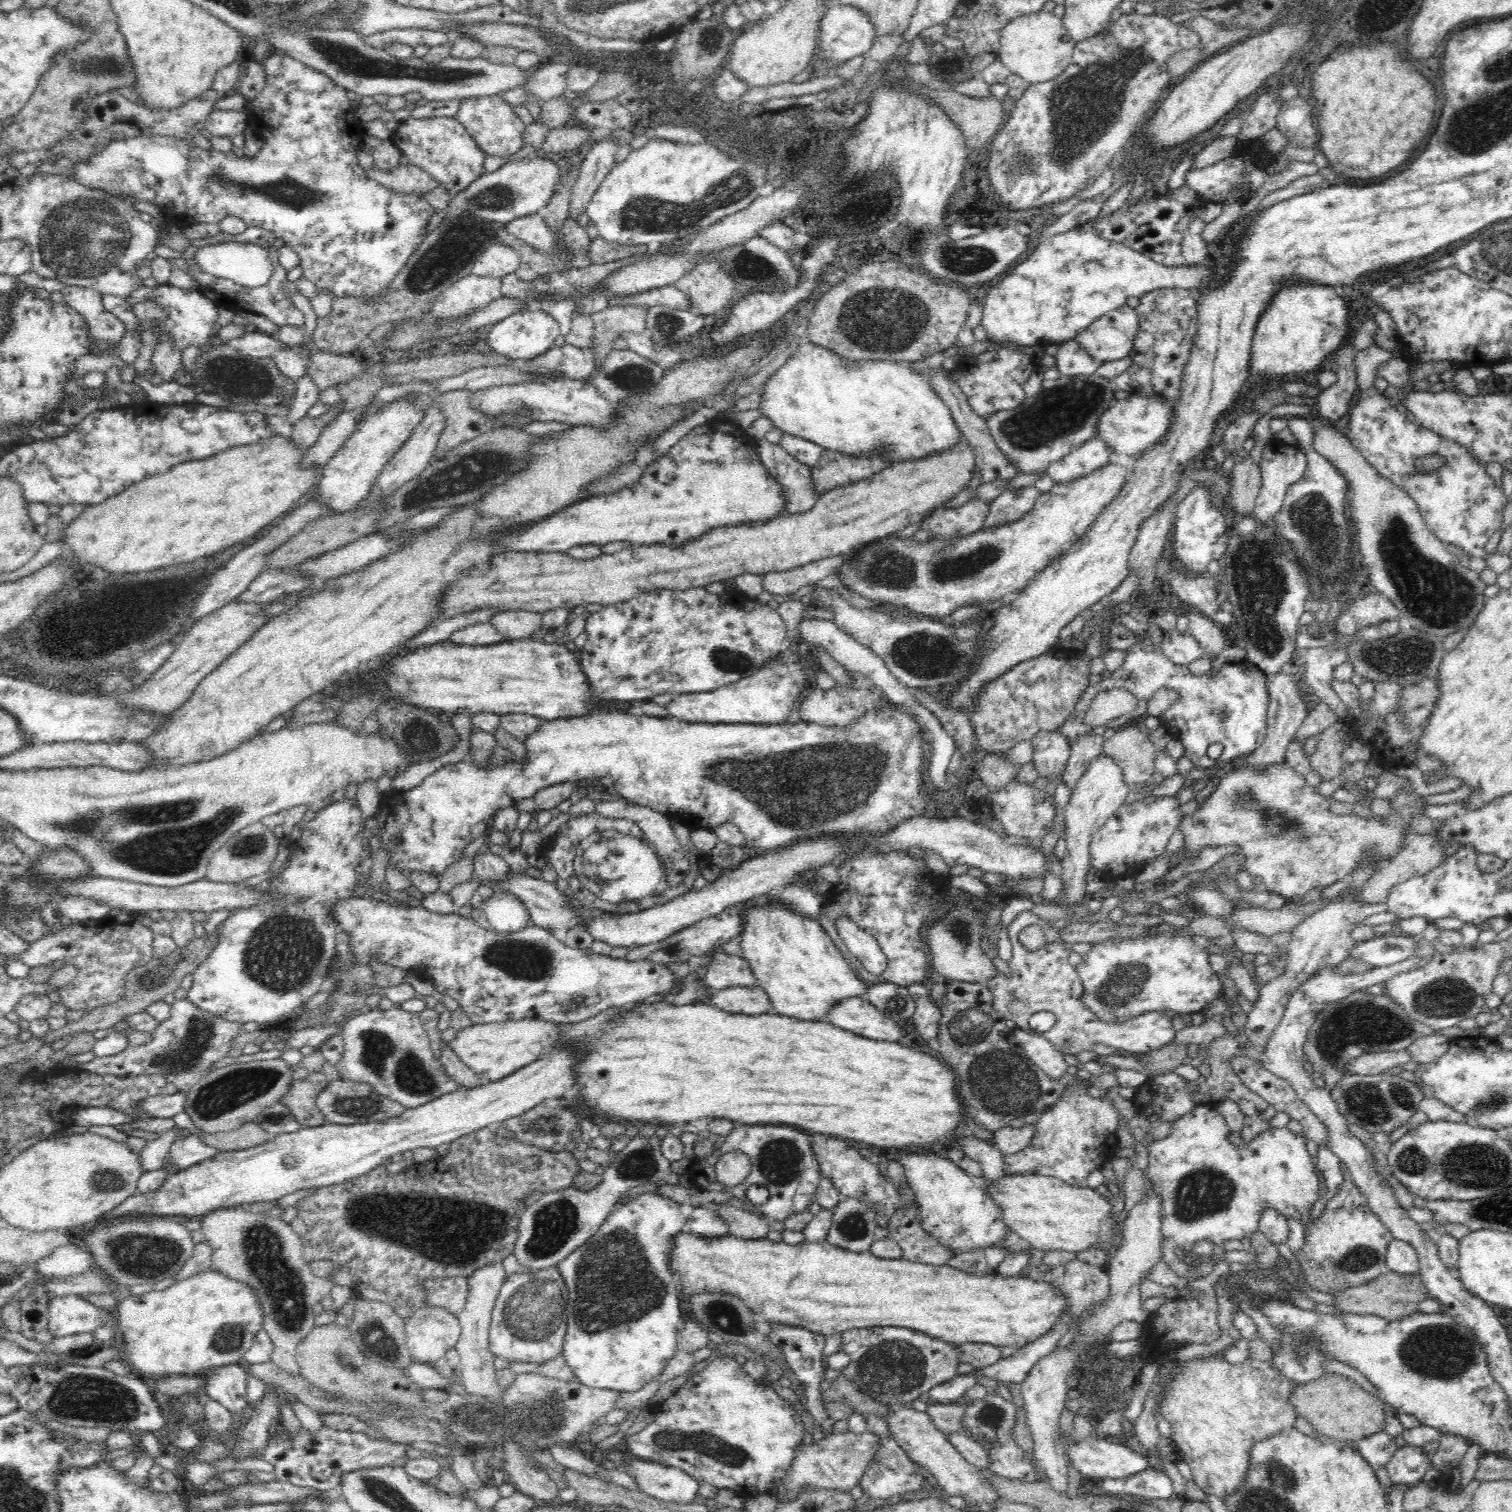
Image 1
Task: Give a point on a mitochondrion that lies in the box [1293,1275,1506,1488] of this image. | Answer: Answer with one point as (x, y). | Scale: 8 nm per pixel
(1440, 1351)

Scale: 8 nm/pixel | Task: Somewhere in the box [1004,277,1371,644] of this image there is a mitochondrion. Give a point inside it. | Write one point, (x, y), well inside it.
(1312, 516)

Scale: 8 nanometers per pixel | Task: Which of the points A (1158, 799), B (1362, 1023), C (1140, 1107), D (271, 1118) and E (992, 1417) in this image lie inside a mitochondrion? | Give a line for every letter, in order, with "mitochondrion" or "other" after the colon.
A: other
B: mitochondrion
C: other
D: mitochondrion
E: mitochondrion

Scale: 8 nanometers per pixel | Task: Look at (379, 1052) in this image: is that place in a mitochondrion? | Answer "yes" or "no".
yes

